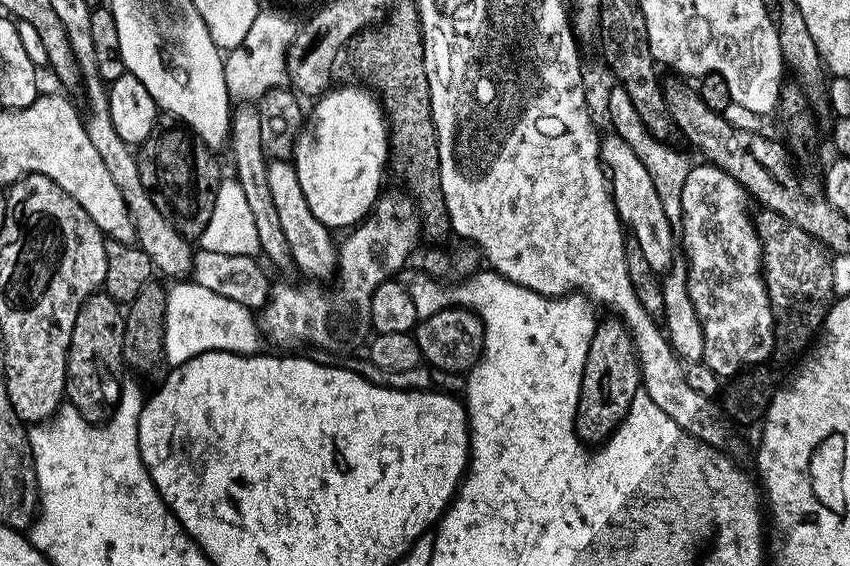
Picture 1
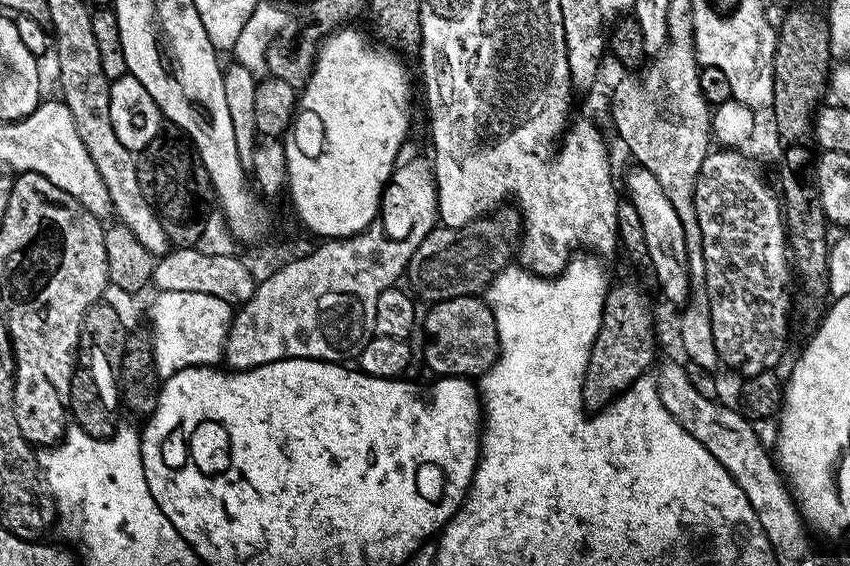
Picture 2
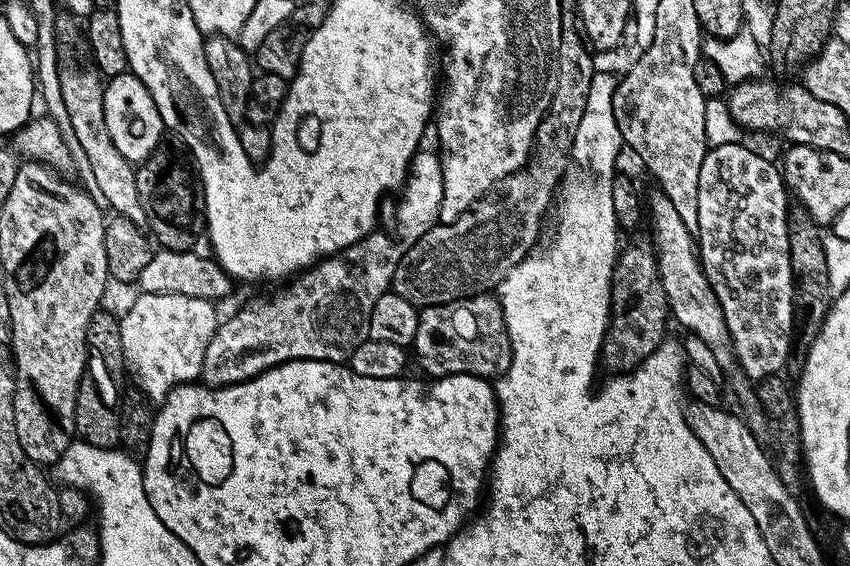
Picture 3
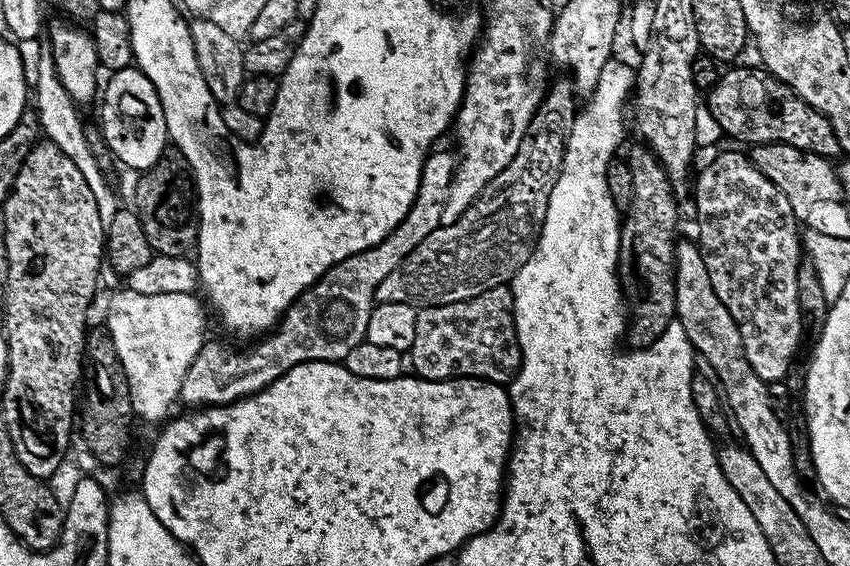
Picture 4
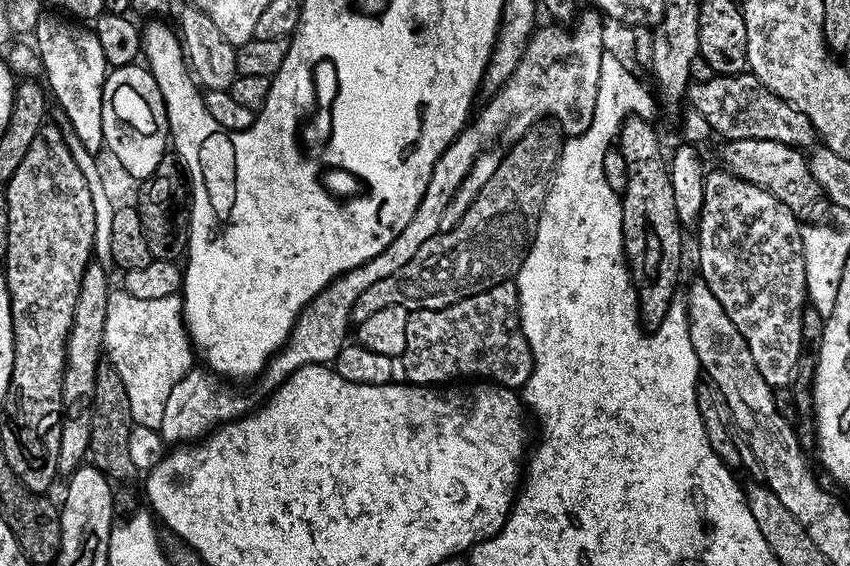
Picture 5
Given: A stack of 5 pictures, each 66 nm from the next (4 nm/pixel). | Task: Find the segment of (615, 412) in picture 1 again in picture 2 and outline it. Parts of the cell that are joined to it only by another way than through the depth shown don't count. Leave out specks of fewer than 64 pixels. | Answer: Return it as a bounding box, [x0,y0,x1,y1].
[580,280,656,410]

